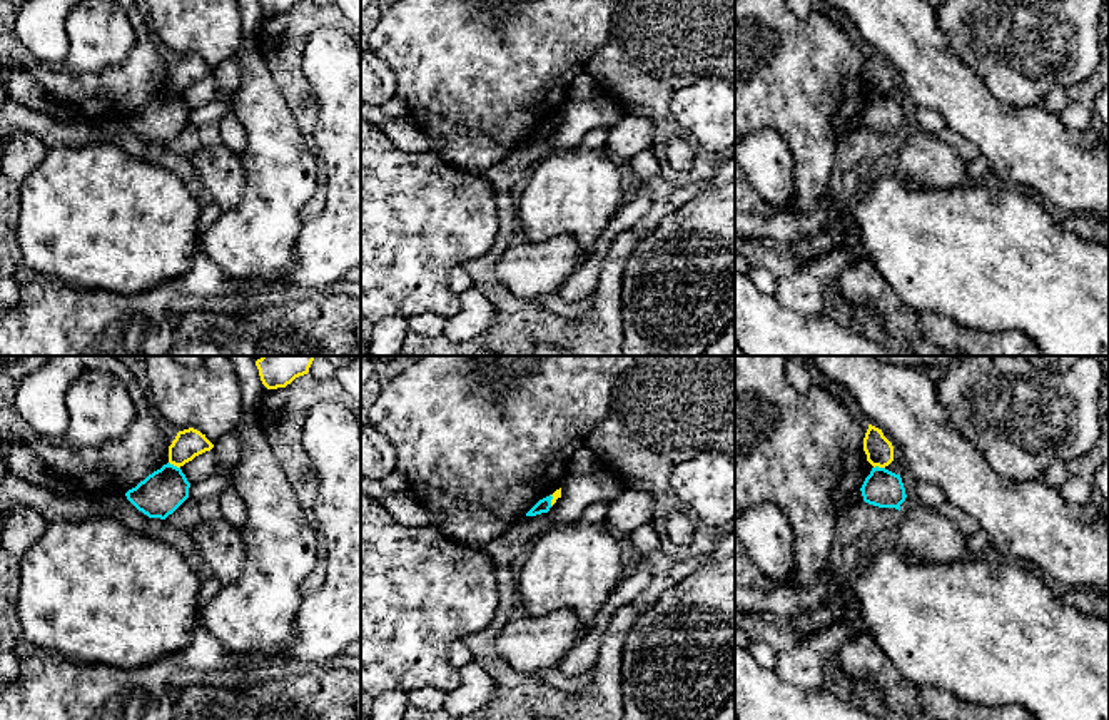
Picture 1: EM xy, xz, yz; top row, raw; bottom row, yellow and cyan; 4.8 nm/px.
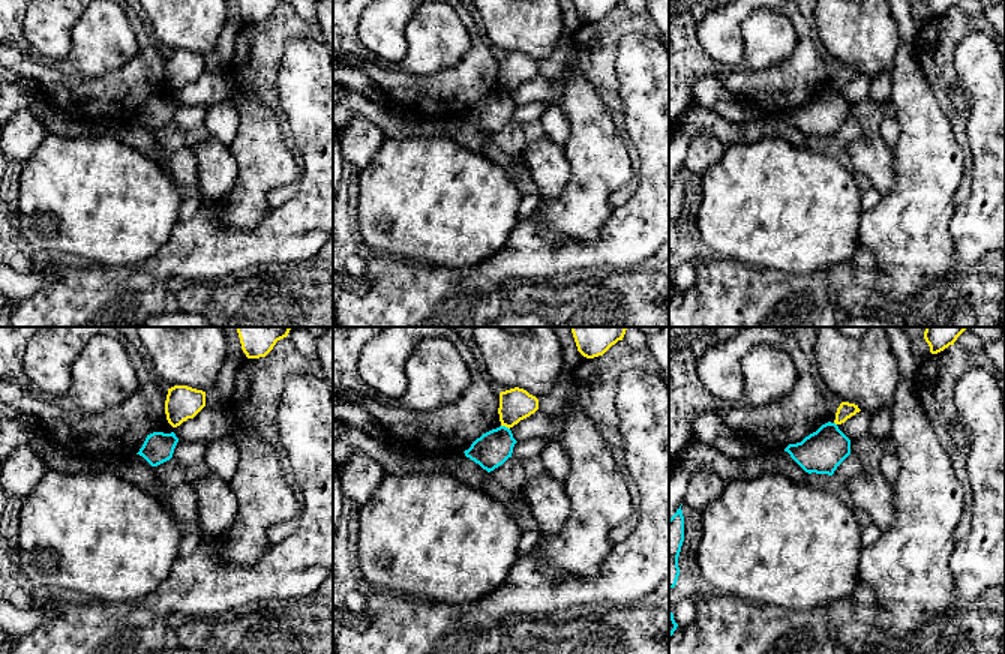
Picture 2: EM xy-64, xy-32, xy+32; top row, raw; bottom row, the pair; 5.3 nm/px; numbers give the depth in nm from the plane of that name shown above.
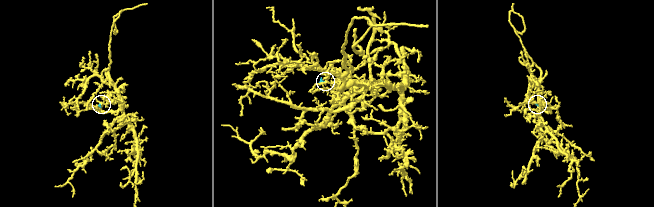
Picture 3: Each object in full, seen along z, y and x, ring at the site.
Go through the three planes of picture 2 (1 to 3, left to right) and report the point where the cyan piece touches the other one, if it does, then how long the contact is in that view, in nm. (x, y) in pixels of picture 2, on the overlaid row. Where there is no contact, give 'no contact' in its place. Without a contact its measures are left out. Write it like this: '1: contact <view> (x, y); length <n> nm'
1: no contact
2: contact xy-32 (506, 426); length 50 nm
3: no contact

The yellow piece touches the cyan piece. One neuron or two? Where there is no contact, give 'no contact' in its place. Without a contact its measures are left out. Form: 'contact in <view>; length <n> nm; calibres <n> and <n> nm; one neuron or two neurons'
contact in xy; length 70 nm; calibres 140 and 220 nm; two neurons

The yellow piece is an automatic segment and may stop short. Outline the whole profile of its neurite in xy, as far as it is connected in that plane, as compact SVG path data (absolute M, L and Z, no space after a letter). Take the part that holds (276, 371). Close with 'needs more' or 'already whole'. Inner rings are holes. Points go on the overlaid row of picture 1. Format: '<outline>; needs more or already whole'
M262 356L256 361L256 366L262 384L267 389L277 389L307 374L314 357L316 356Z; already whole

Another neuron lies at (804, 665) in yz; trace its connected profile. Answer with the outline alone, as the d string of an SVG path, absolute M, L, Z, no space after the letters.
M848 605L828 631L778 652L773 672L800 690L823 690L825 667L835 663L840 645L850 638L858 618L858 608Z

